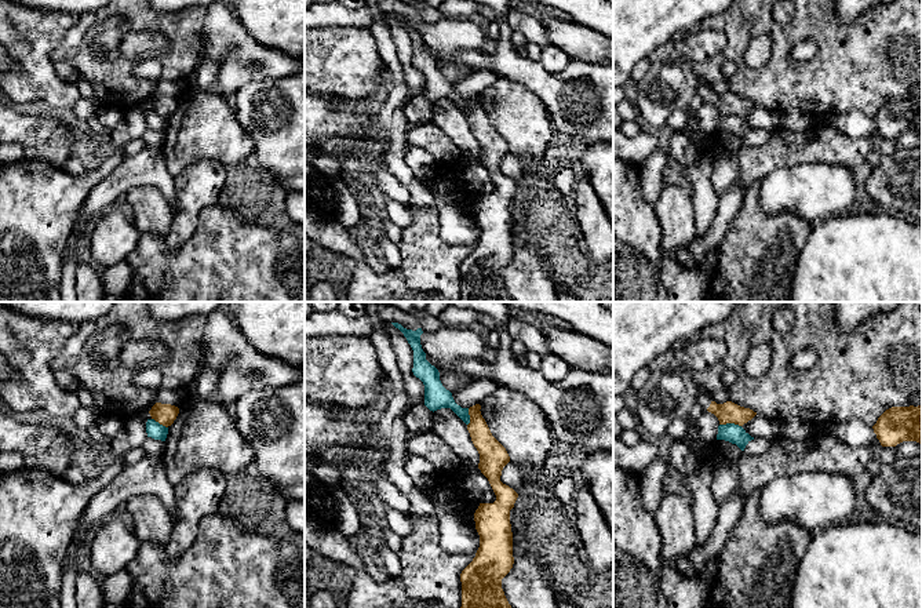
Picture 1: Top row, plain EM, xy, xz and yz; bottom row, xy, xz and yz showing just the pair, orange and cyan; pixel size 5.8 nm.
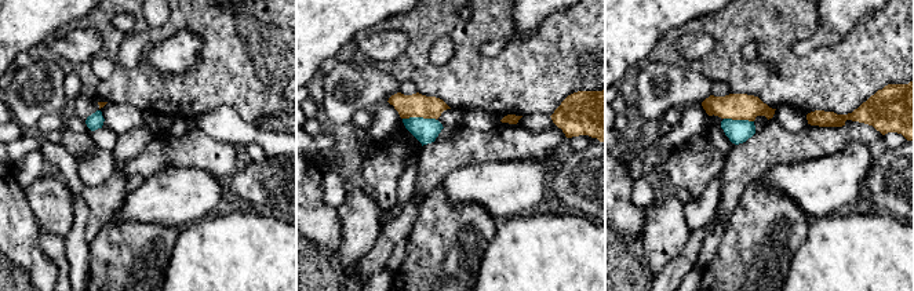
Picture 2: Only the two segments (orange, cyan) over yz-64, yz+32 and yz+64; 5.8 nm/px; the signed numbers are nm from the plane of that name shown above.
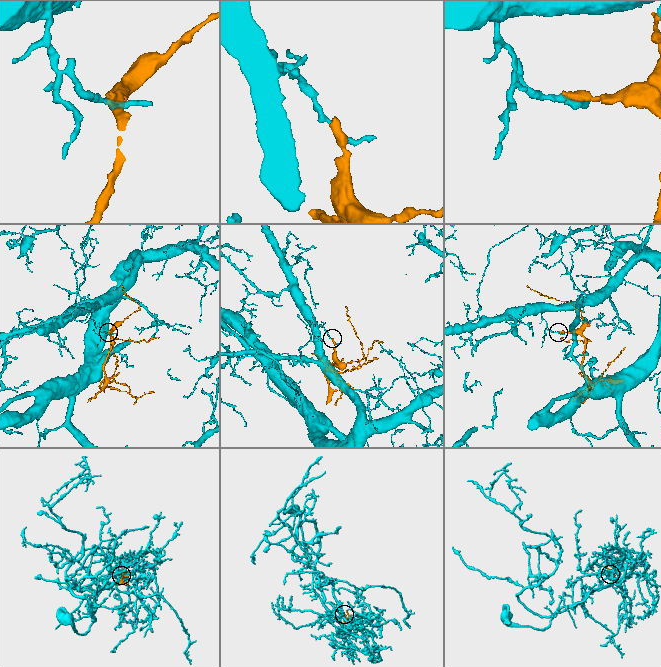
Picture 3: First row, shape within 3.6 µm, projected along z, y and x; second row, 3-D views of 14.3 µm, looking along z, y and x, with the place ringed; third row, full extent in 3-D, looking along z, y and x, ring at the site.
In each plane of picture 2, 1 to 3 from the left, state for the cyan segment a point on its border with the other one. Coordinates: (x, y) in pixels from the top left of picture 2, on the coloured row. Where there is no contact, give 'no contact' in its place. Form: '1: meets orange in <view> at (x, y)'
1: no contact
2: meets orange in yz+32 at (419, 116)
3: meets orange in yz+64 at (739, 119)

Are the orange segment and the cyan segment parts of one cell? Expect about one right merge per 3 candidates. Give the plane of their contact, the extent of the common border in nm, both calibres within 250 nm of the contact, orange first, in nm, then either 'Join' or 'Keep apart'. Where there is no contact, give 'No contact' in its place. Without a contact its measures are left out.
Touches orange in yz. Shared border 130 nm. Thickness 130 nm (orange) against 110 nm. Keep apart

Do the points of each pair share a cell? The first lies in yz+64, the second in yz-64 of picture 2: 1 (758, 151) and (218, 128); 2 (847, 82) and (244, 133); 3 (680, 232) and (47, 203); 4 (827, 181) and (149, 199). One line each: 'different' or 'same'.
1: different
2: different
3: same
4: same

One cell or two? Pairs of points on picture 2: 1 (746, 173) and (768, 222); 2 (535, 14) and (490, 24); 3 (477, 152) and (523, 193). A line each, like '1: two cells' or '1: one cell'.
1: two cells
2: two cells
3: two cells

